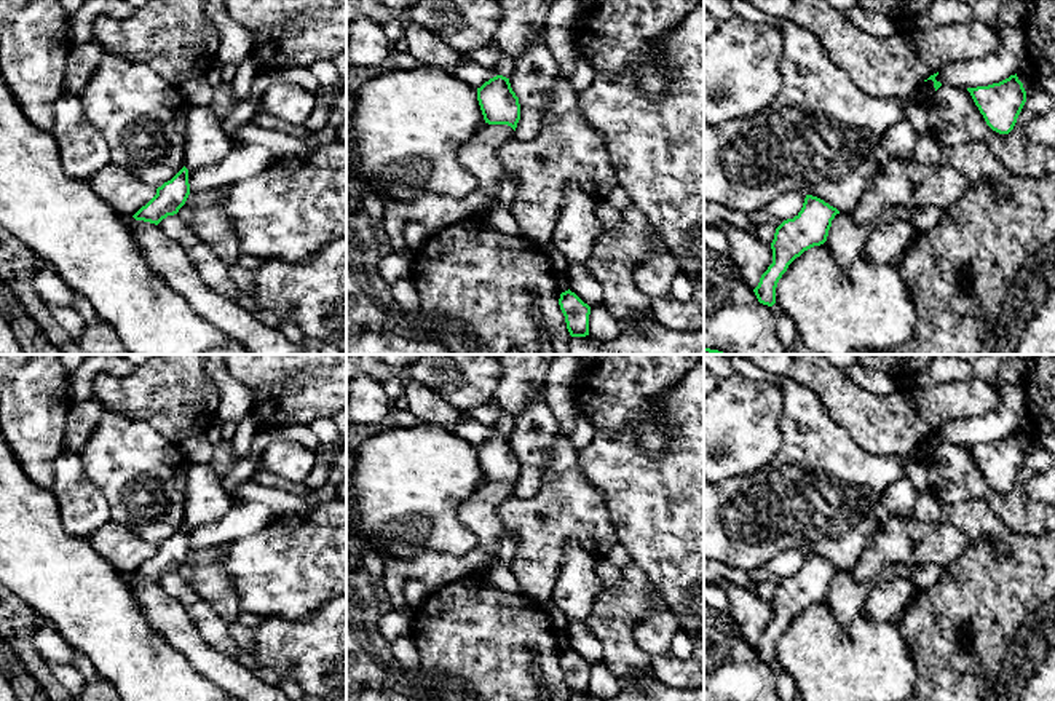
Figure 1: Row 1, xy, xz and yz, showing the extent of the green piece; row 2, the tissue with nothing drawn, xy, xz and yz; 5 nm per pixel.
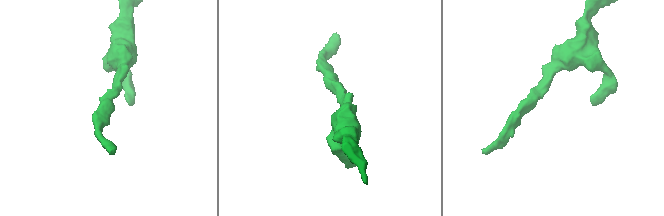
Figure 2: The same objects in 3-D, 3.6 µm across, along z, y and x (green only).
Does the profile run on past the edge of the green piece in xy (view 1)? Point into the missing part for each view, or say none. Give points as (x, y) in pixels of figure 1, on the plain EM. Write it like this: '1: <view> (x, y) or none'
1: none

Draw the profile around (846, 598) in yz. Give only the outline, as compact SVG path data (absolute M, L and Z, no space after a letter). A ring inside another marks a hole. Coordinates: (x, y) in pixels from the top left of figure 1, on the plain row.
M894 565L878 572L873 580L865 583L857 583L851 570L836 572L827 594L833 618L843 629L849 629L862 613L867 596L878 583L891 578L913 578L916 570L916 565Z

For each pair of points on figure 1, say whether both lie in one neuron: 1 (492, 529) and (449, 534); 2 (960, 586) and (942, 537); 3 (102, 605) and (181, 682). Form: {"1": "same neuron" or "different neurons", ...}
{"1": "different neurons", "2": "different neurons", "3": "same neuron"}

